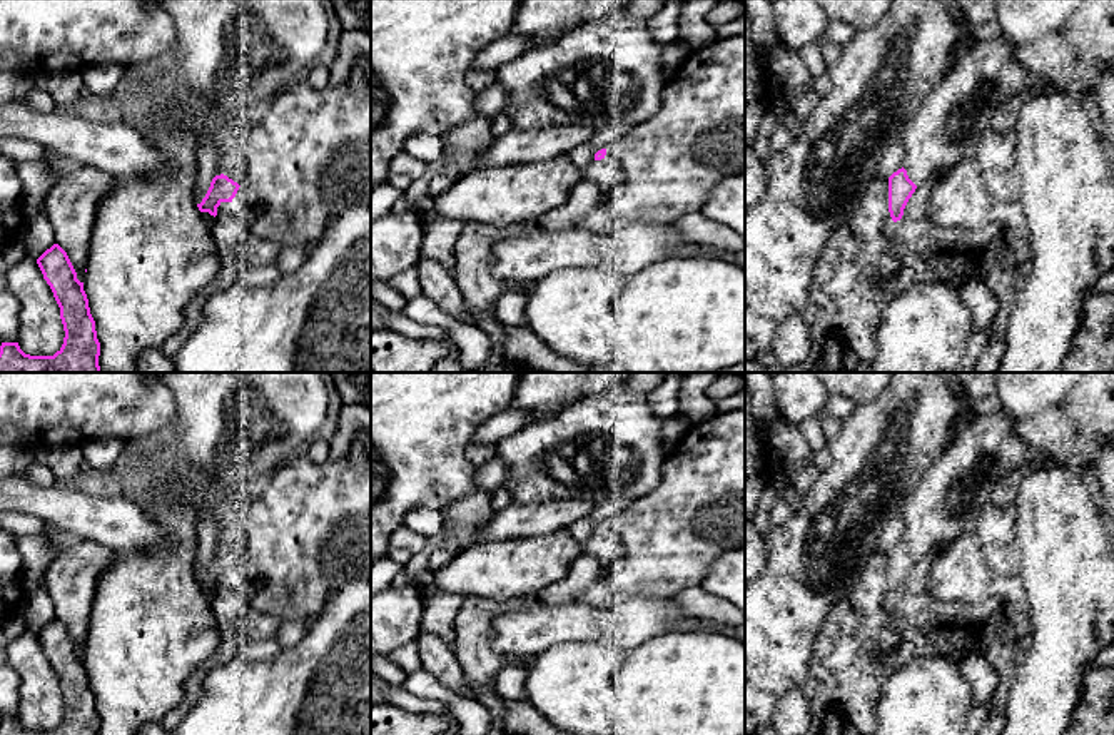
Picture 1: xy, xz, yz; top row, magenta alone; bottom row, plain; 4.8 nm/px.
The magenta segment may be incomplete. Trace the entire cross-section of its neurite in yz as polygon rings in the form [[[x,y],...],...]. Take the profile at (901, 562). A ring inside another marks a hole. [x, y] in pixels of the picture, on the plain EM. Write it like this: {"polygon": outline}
{"polygon": [[[1004,409],[969,416],[937,451],[902,506],[904,538],[889,551],[894,596],[932,548],[975,531],[994,486],[1032,456],[1015,428]]]}

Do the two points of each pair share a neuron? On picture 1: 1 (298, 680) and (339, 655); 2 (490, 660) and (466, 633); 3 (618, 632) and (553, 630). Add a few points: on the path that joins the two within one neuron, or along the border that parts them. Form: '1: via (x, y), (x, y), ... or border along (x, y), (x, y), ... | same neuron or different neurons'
1: via (308, 679), (318, 677), (329, 665) | same neuron
2: via (483, 653), (473, 640) | same neuron
3: via (602, 628), (570, 628) | same neuron

